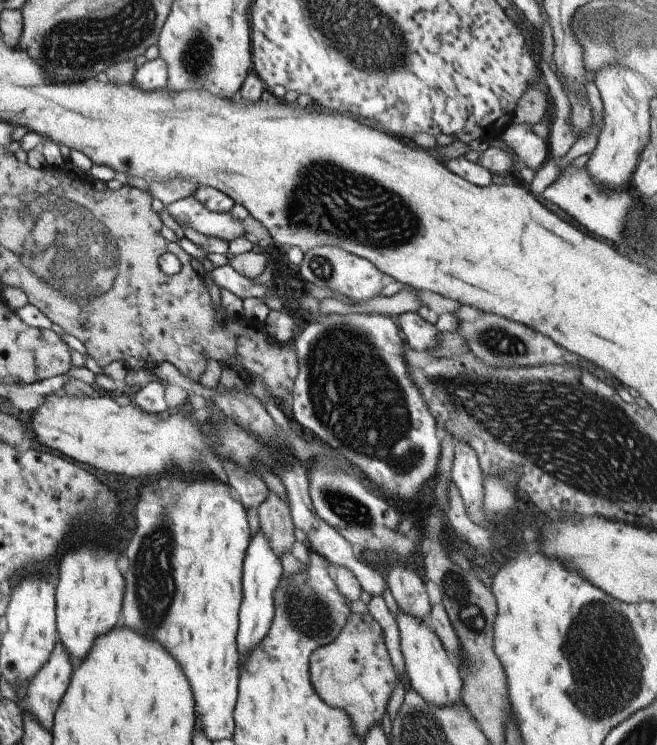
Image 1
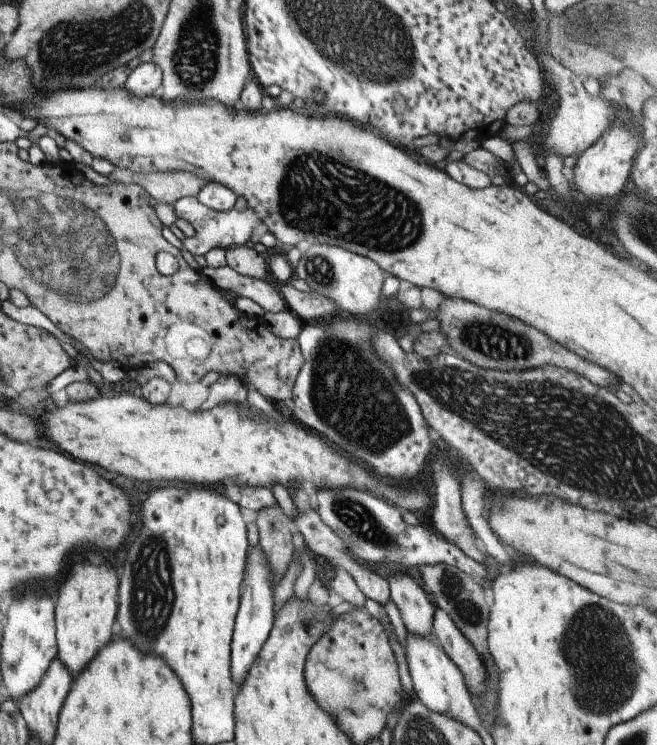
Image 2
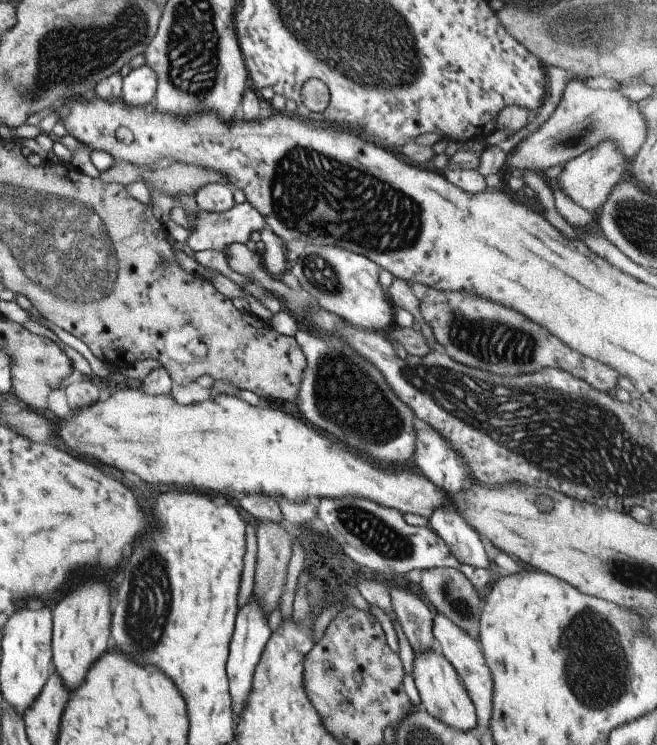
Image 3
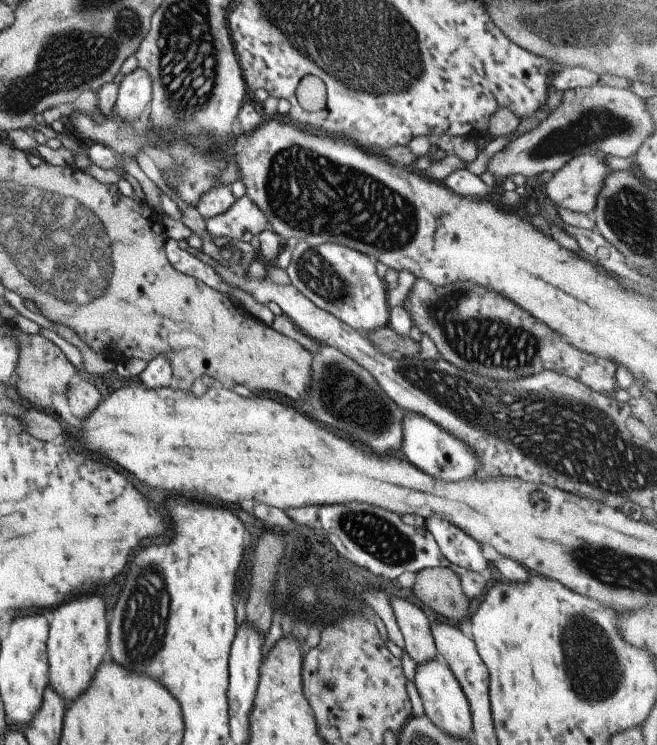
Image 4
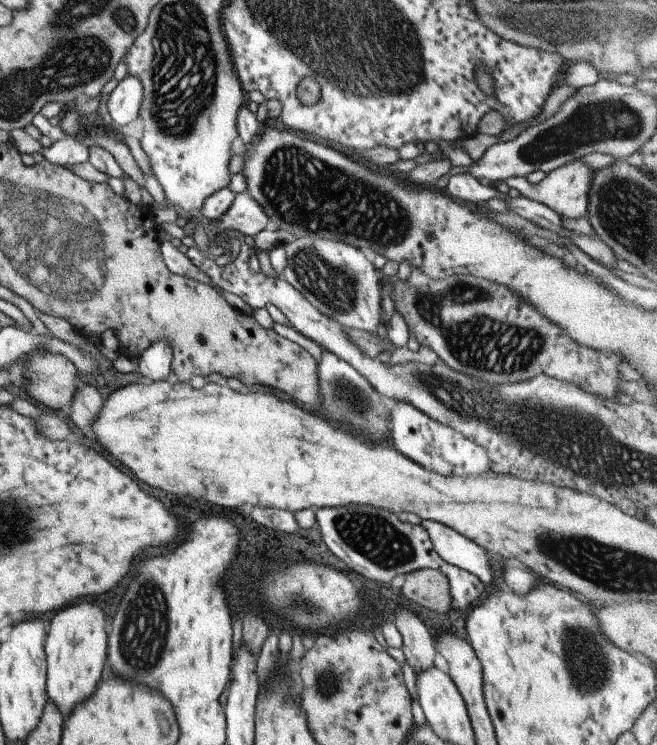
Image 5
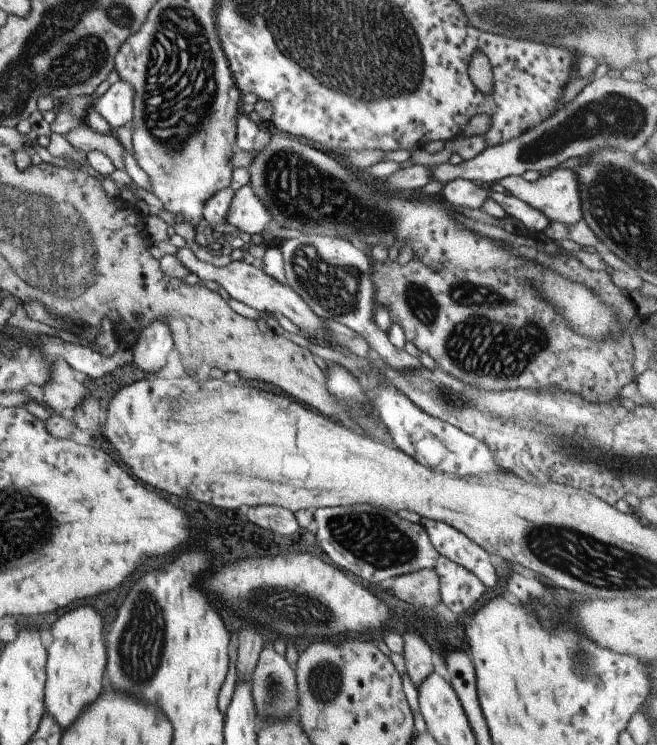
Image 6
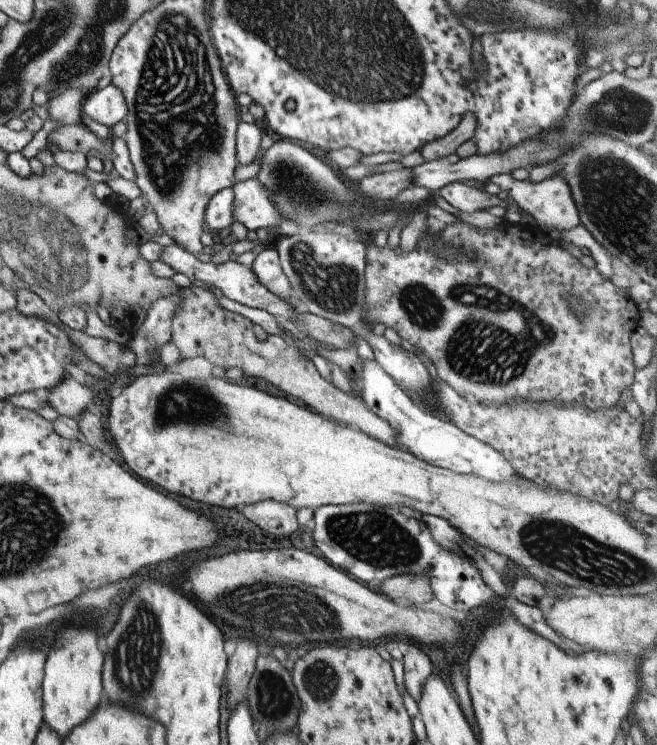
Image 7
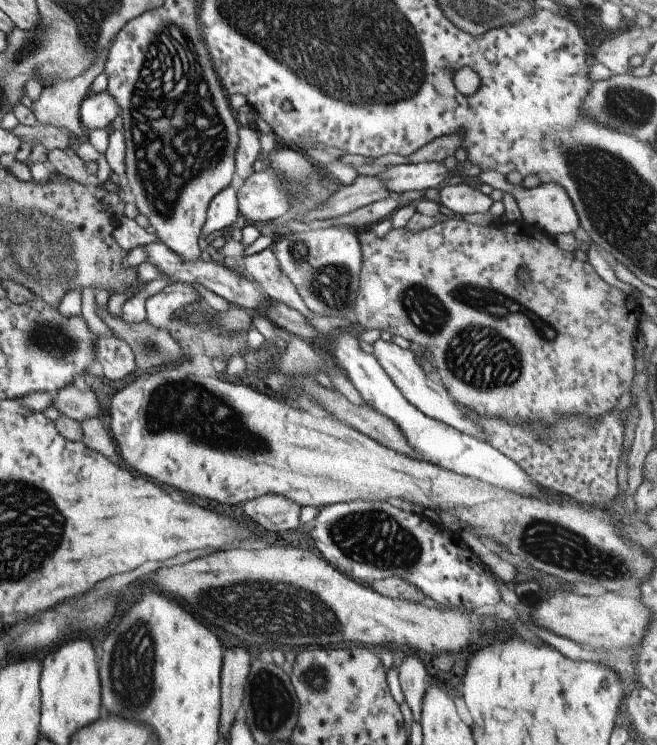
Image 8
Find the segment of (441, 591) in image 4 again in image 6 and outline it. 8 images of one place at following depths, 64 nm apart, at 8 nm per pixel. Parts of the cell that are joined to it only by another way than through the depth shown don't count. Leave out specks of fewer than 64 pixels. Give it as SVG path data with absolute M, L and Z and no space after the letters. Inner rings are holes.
M422 569L396 577L390 589L396 598L420 608L435 608L442 603L440 578L436 570Z

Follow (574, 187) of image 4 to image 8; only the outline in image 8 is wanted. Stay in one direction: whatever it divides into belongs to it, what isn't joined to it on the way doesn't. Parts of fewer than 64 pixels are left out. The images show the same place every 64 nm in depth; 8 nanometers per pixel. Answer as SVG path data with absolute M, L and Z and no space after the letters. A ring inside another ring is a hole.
M487 170L479 175L482 183L491 185L496 190L508 192L515 198L520 212L522 214L522 222L530 225L540 234L546 233L550 237L555 237L557 234L575 233L579 223L574 203L570 200L568 192L556 184L556 182L541 183L534 188L524 188L522 184L511 184L506 175L496 172L496 170Z

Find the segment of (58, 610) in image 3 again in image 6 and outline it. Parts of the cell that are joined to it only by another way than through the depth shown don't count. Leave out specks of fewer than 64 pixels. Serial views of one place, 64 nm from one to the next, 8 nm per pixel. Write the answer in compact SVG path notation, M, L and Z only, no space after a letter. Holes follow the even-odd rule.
M80 606L76 610L64 610L64 614L54 622L46 637L47 663L44 687L45 712L54 716L60 727L66 729L82 710L92 704L104 686L106 666L106 646L103 638L102 616L90 608Z

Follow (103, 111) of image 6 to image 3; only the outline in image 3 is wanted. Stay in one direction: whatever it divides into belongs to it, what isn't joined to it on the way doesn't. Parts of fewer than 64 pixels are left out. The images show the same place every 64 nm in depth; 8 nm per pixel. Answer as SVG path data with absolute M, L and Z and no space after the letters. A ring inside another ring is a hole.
M146 65L132 69L123 77L121 98L126 106L148 106L156 92L156 72Z

